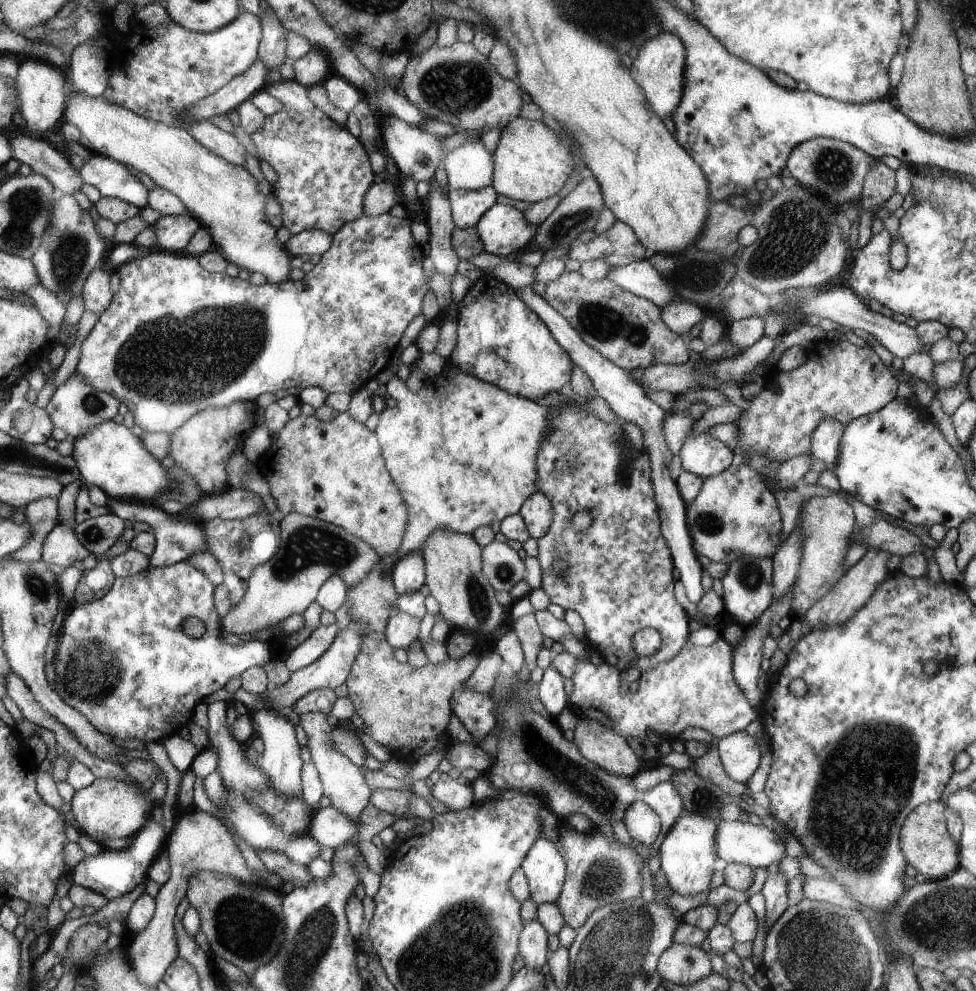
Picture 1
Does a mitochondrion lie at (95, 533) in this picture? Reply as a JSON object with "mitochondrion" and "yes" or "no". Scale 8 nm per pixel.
{"mitochondrion":"yes"}

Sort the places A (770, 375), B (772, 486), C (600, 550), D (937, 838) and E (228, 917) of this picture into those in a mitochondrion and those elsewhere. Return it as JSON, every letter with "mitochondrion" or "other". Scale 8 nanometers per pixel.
{"A":"other","B":"other","C":"other","D":"other","E":"mitochondrion"}

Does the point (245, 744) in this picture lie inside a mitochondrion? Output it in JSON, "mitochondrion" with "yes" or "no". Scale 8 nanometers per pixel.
{"mitochondrion":"no"}

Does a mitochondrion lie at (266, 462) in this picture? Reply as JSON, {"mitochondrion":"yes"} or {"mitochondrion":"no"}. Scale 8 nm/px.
{"mitochondrion":"no"}

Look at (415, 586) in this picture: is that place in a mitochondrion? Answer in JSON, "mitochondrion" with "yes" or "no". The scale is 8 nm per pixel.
{"mitochondrion":"no"}

